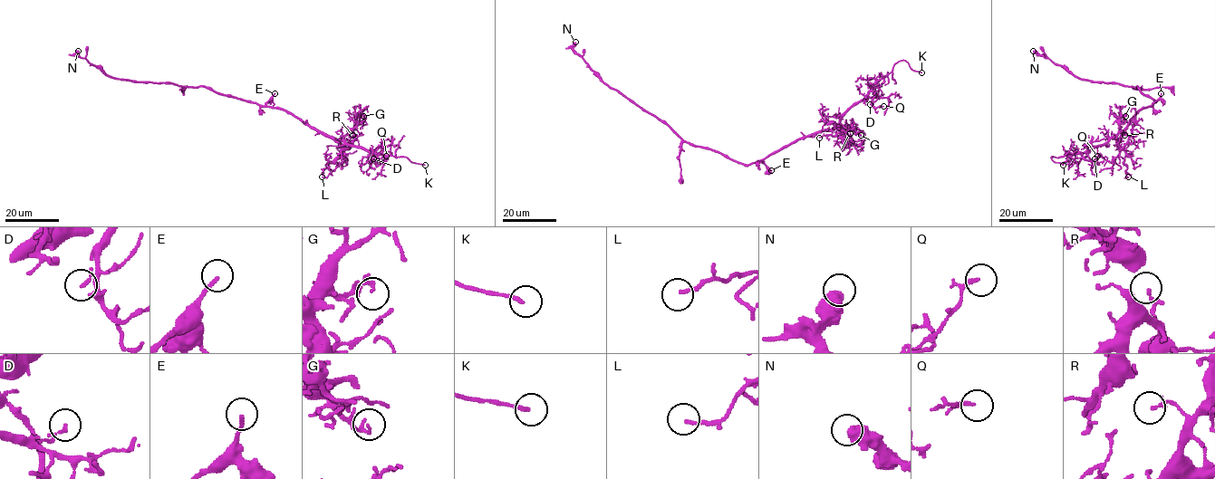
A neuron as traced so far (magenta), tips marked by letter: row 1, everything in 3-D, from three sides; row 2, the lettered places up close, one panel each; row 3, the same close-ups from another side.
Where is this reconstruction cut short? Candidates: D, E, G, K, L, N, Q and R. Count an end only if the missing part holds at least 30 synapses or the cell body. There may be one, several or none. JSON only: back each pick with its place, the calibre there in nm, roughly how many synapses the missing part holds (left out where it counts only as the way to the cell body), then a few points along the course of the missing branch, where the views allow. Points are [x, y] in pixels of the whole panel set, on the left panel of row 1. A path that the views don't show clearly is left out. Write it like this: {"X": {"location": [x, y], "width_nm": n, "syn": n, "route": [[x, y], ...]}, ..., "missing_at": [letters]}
{"K": {"location": [425, 165], "width_nm": 170}, "missing_at": ["K"]}

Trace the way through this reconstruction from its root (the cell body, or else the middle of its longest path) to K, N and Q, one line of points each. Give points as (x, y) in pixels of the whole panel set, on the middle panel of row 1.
K: (747, 164), (763, 160), (803, 138), (832, 129), (900, 61), (905, 60), (913, 71), (921, 72)
N: (747, 164), (738, 163), (718, 152), (683, 142), (665, 124), (611, 88), (575, 52), (575, 42)
Q: (747, 164), (763, 160), (803, 138), (832, 129), (870, 91), (874, 93), (872, 105), (875, 109), (883, 106)

